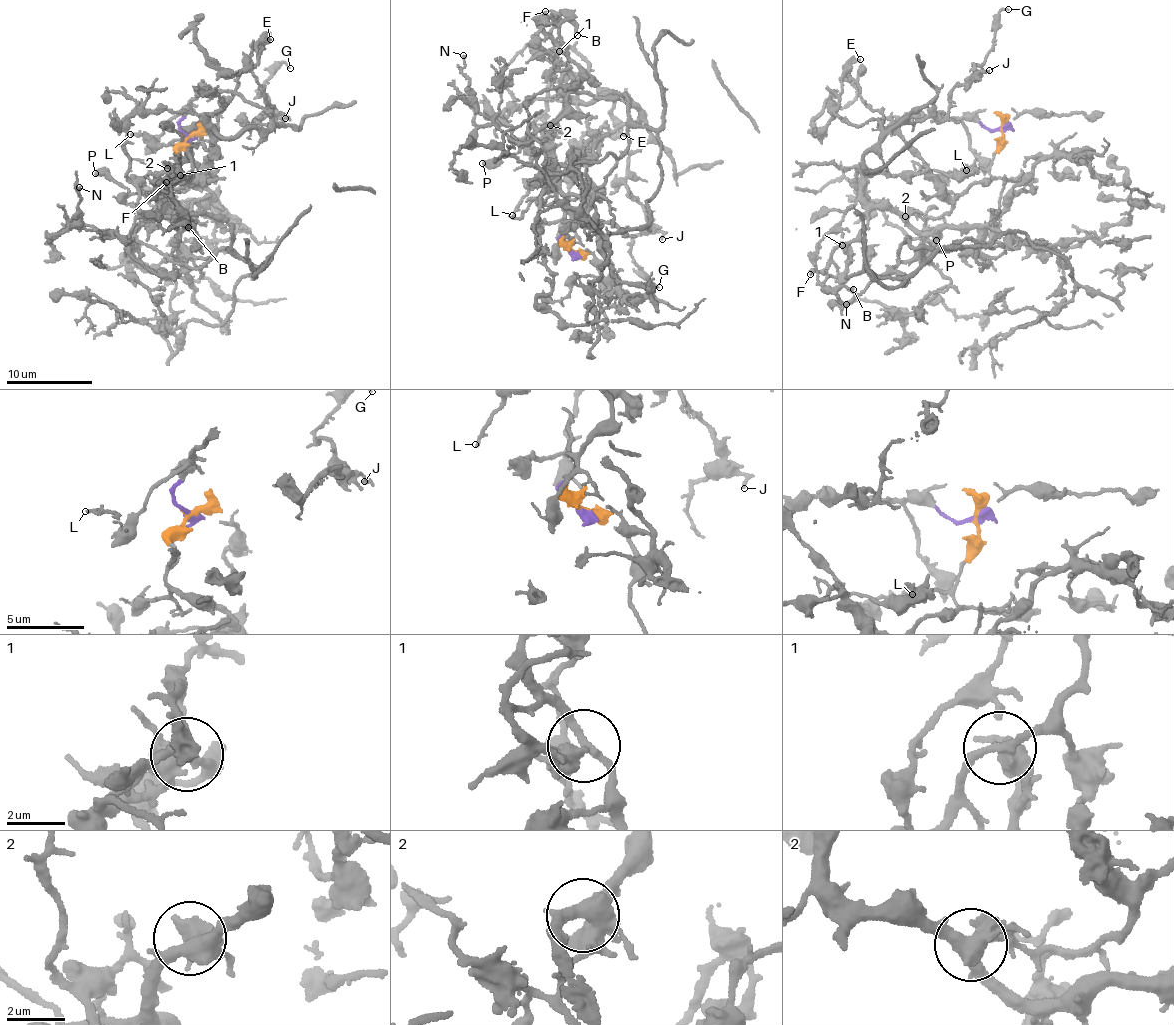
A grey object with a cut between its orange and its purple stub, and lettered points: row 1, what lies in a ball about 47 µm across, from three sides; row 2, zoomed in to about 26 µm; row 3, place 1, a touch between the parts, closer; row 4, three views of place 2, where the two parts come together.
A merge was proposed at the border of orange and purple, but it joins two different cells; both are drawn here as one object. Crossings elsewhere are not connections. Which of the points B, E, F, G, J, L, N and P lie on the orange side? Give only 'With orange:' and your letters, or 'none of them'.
With orange: B, N

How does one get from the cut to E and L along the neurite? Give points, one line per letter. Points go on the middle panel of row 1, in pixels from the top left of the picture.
E: (574, 252), (561, 241), (573, 154), (589, 133), (633, 123), (639, 109), (611, 91), (611, 114), (624, 136)
L: (574, 252), (561, 241), (573, 154), (589, 133), (638, 121), (618, 94), (578, 104), (588, 143), (513, 216)

